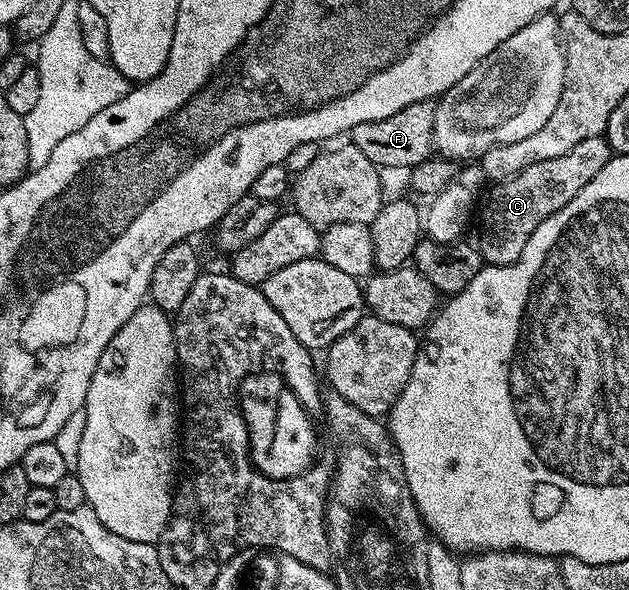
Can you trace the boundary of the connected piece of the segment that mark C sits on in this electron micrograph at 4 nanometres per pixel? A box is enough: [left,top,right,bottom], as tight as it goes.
[475,135,613,267]

